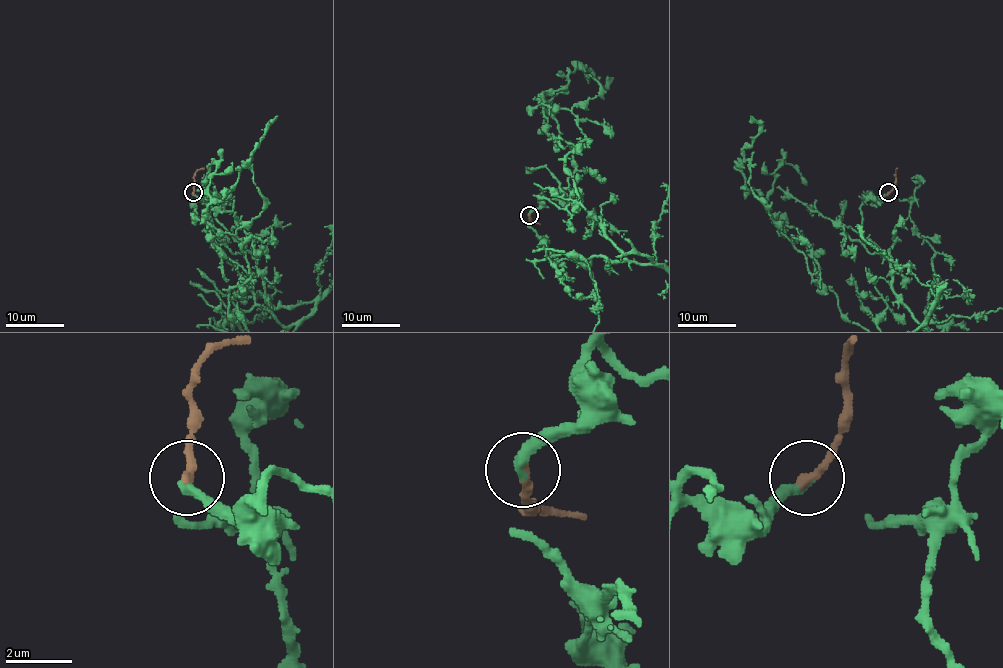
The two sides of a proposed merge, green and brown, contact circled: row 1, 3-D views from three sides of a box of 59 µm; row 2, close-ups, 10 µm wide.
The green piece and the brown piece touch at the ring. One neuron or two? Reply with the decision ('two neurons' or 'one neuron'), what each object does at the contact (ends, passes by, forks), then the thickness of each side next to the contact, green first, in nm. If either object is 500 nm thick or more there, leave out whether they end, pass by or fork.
one neuron | green ends | brown ends | 320/320 nm

